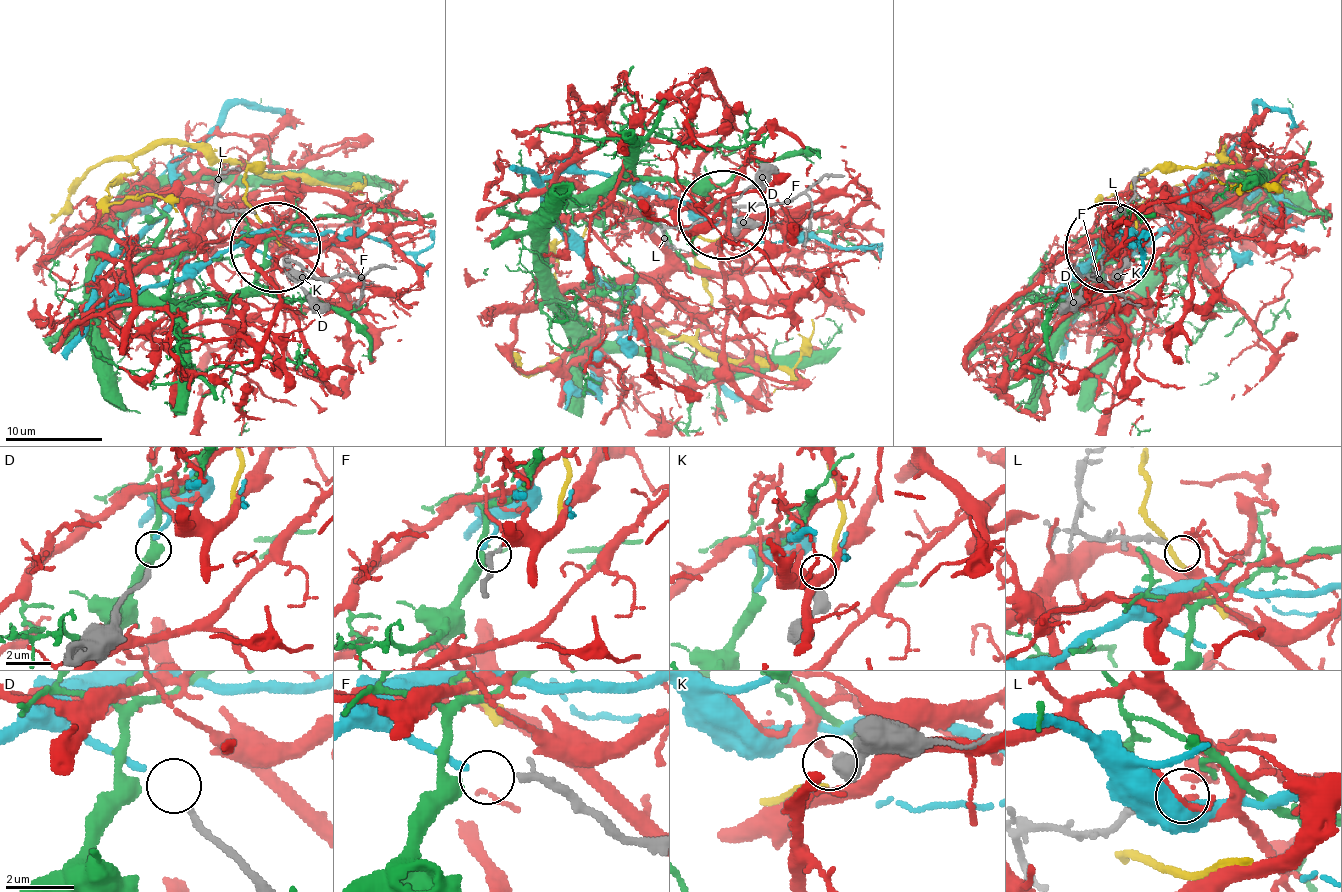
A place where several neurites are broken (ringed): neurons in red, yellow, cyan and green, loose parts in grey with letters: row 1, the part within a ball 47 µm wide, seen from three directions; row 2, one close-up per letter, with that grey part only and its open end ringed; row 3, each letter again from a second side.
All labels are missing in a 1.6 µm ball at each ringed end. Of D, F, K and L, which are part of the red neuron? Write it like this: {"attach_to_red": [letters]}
{"attach_to_red": ["L"]}

